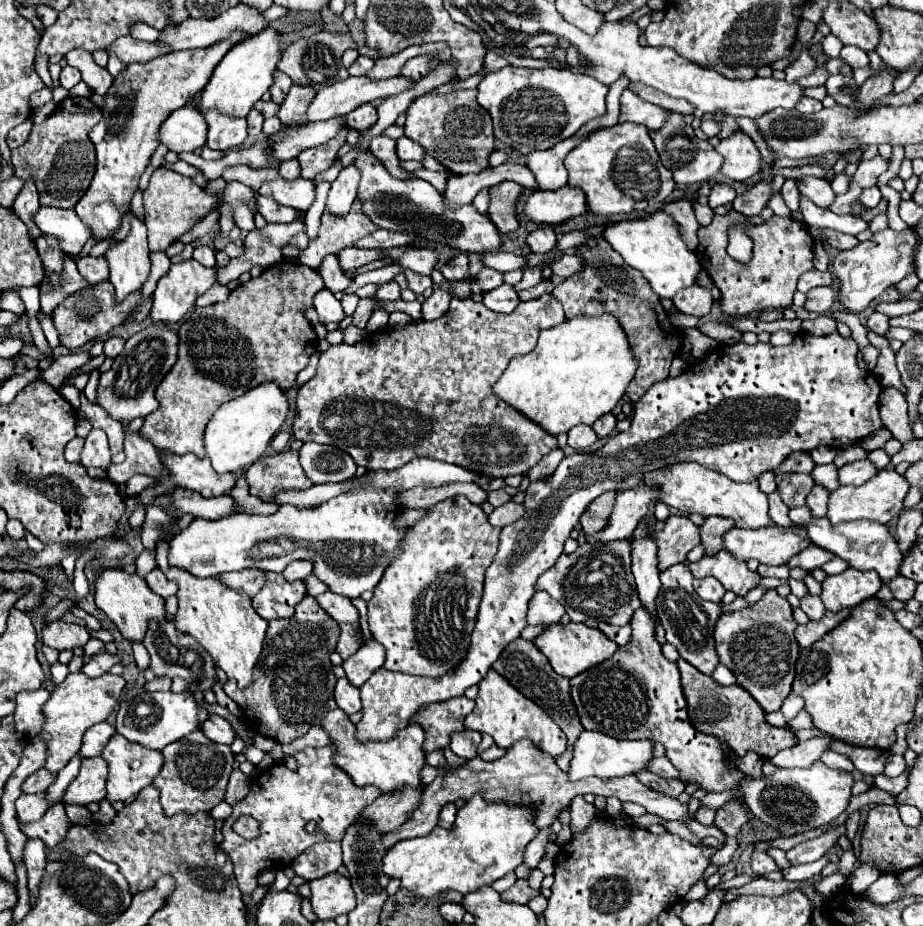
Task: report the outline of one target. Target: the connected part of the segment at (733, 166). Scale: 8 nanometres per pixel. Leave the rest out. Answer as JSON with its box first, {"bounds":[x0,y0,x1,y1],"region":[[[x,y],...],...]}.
{"bounds":[717,132,761,182],"region":[[[737,132],[721,140],[717,152],[723,156],[721,174],[729,180],[741,182],[761,170],[761,154],[755,142],[745,132]]]}

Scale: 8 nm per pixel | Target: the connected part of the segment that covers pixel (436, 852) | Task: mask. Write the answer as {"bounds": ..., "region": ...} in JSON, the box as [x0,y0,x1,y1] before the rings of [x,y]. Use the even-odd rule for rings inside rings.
{"bounds":[383,794,539,898],"region":[[[475,794],[473,798],[465,800],[465,806],[457,812],[457,820],[451,830],[435,826],[427,836],[397,842],[383,858],[383,872],[389,874],[391,878],[401,878],[401,886],[413,892],[415,896],[429,898],[449,888],[467,894],[481,886],[493,884],[495,880],[503,878],[505,874],[513,872],[519,864],[523,864],[525,846],[537,836],[537,832],[539,828],[535,826],[531,806],[511,806],[509,802],[487,802],[485,798],[481,798],[481,794]]]}

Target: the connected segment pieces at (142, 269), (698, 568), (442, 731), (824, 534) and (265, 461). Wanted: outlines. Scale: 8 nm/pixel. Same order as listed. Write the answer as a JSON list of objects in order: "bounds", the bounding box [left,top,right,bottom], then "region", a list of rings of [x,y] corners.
[{"bounds":[105,218,149,302],"region":[[[131,218],[129,236],[105,254],[109,262],[109,282],[115,288],[115,300],[123,302],[129,294],[141,290],[149,278],[149,248],[147,228],[139,218]]]},{"bounds":[689,550,761,596],"region":[[[721,550],[713,556],[703,556],[699,562],[689,564],[689,570],[695,578],[713,576],[727,590],[737,596],[745,596],[749,590],[759,586],[761,576],[747,568],[747,562],[739,562],[729,550]]]},{"bounds":[411,696,475,752],"region":[[[465,696],[421,706],[413,714],[411,722],[419,724],[425,730],[423,750],[433,752],[449,746],[449,734],[463,730],[463,720],[473,710],[473,706],[475,702]]]},{"bounds":[789,506,903,582],"region":[[[807,506],[789,510],[789,518],[795,524],[799,522],[799,524],[805,524],[807,528],[813,528],[813,532],[809,532],[813,544],[817,544],[823,550],[839,556],[849,566],[859,568],[859,570],[875,570],[883,578],[883,582],[889,582],[891,578],[895,578],[899,574],[899,562],[903,562],[903,554],[899,554],[899,546],[897,546],[897,542],[891,536],[887,526],[883,526],[879,522],[843,522],[843,524],[831,524],[827,518],[815,520]]]},{"bounds":[243,450,311,502],"region":[[[283,450],[275,456],[259,458],[259,462],[253,462],[243,472],[249,494],[269,502],[275,494],[287,492],[287,490],[307,490],[311,486],[311,480],[307,480],[297,450]]]}]

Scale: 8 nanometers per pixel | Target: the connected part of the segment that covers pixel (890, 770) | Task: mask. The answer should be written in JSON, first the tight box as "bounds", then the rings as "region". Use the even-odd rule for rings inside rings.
{"bounds":[885,756,907,778],"region":[[[889,756],[887,758],[887,764],[885,764],[885,776],[895,778],[895,776],[903,774],[905,768],[907,768],[907,764],[905,764],[903,756]]]}

